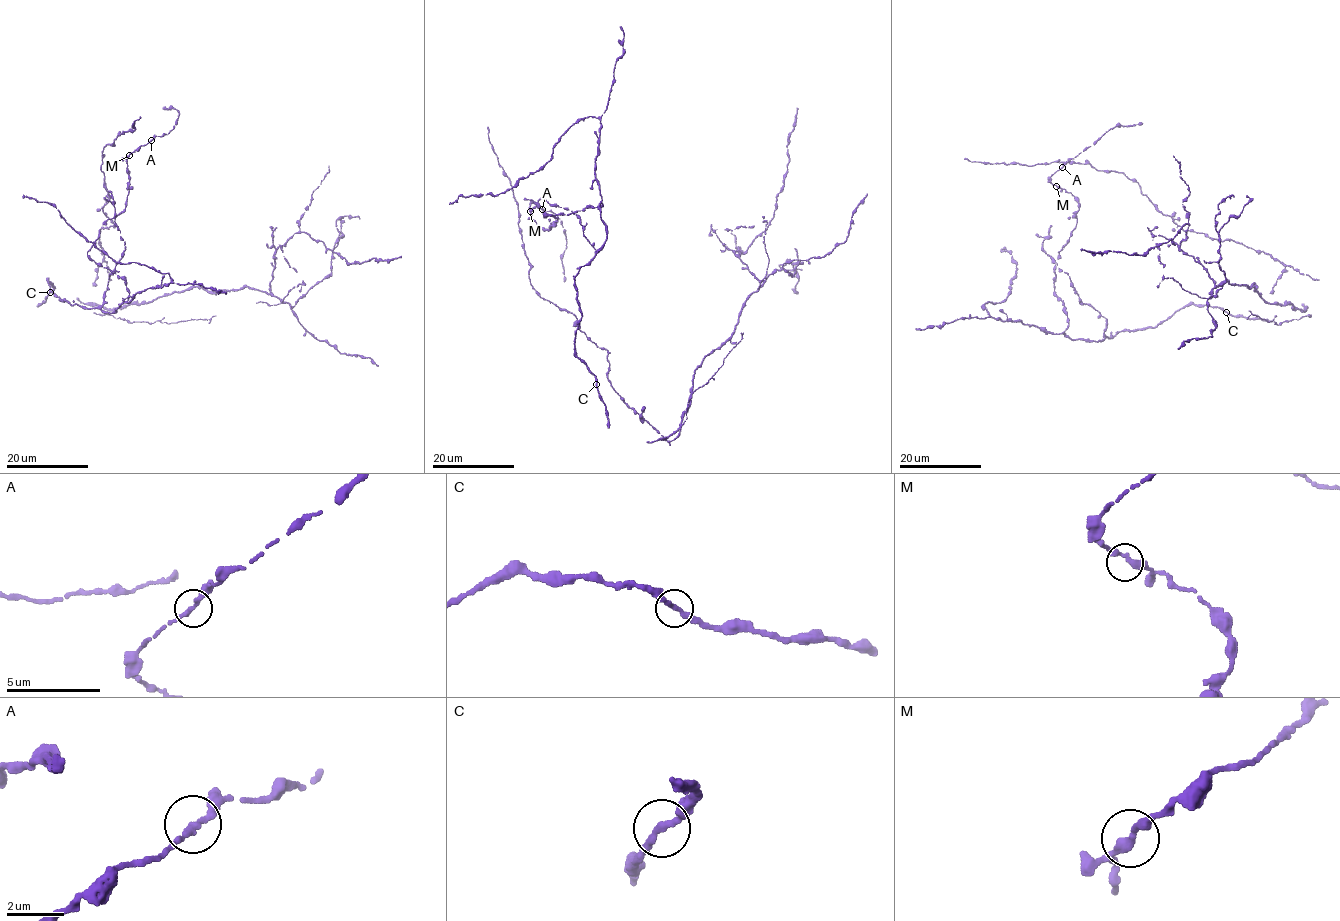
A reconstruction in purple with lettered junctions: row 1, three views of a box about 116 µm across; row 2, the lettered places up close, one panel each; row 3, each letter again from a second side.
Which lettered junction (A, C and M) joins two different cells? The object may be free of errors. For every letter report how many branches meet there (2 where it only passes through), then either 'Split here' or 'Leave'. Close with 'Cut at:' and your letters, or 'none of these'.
A: Branches: 2. Leave
C: Branches: 2. Leave
M: Branches: 2. Leave
Cut at: none of these

